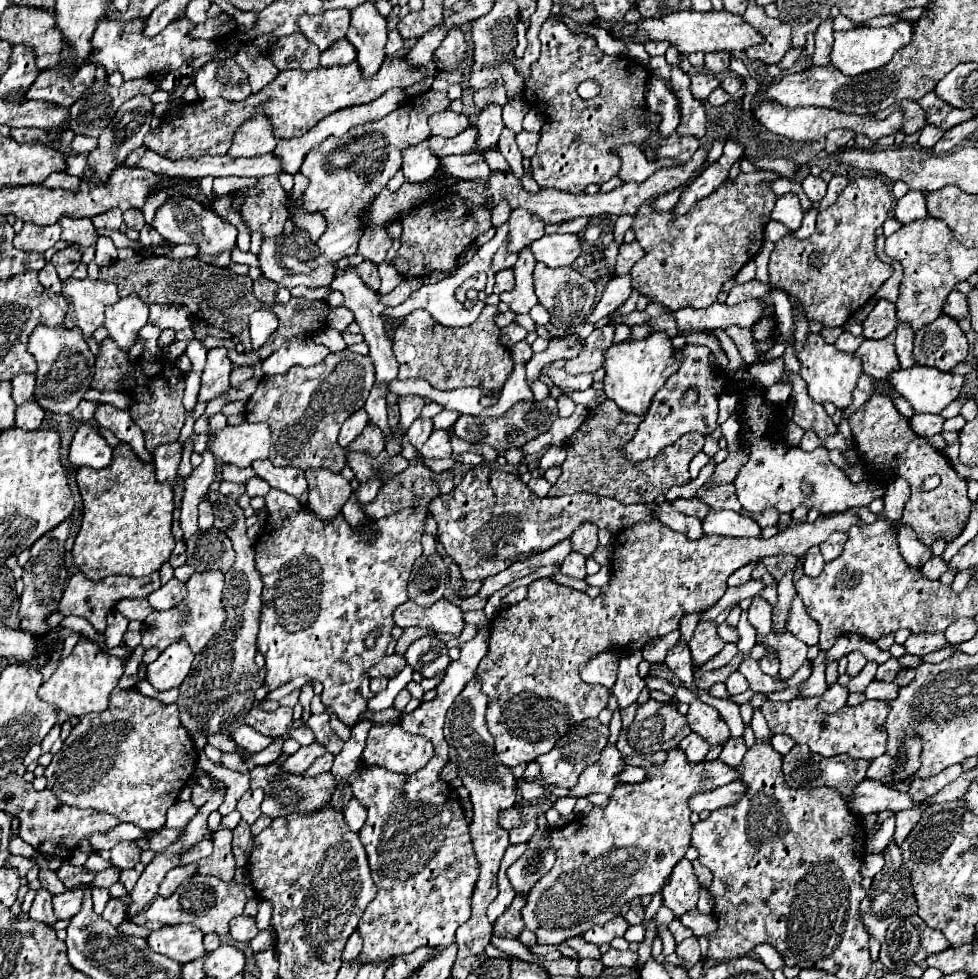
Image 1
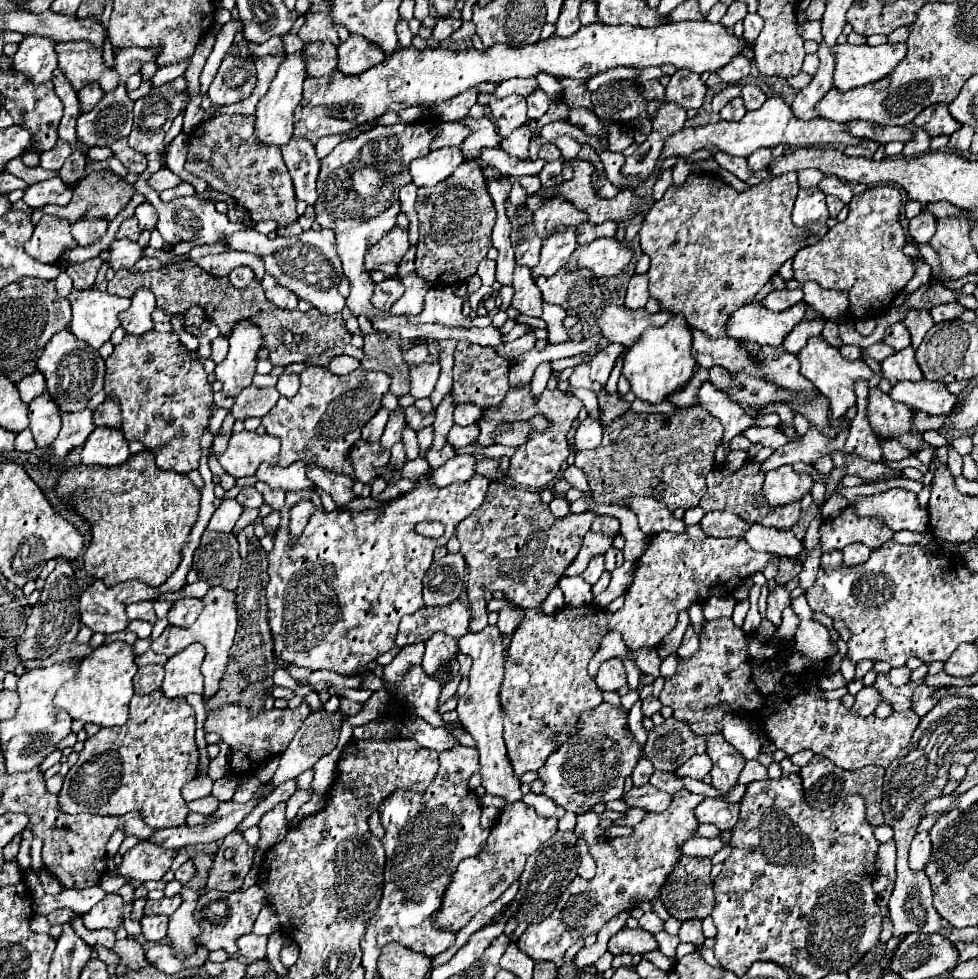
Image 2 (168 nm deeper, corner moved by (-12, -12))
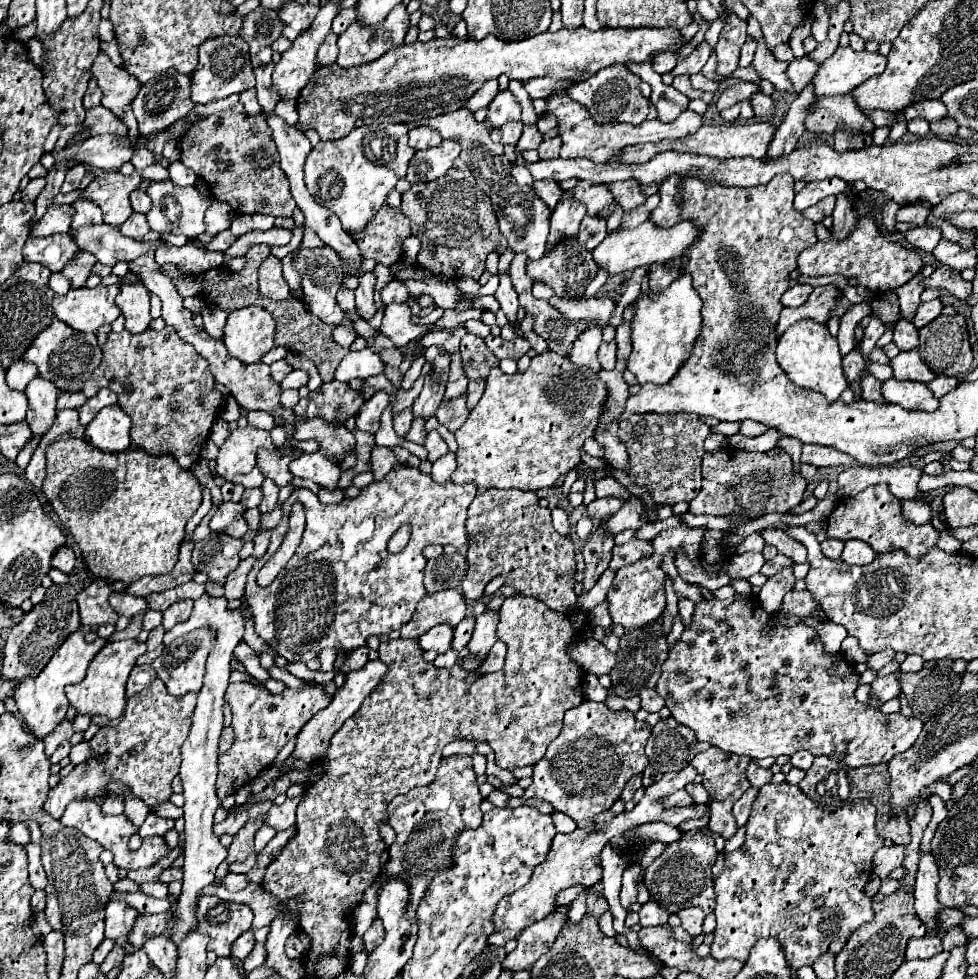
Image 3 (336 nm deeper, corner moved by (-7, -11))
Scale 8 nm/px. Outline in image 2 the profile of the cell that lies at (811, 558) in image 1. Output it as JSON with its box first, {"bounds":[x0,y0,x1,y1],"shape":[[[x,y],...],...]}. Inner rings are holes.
{"bounds":[821,550,843,568],"shape":[[[829,550],[829,552],[823,552],[821,556],[821,566],[823,568],[835,568],[843,562],[843,552],[841,550]]]}

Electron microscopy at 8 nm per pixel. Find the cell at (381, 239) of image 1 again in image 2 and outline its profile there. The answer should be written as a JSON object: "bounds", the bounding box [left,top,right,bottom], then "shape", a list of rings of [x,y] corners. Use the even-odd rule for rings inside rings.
{"bounds":[365,226,409,272],"shape":[[[395,226],[377,244],[373,244],[373,248],[369,248],[369,252],[365,254],[365,268],[373,272],[377,264],[383,264],[383,262],[397,264],[405,256],[407,250],[409,250],[407,230]]]}

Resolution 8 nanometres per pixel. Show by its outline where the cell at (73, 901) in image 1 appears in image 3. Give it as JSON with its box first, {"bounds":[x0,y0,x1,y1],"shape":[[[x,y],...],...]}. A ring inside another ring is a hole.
{"bounds":[104,901,138,941],"shape":[[[110,901],[106,907],[106,917],[104,917],[104,925],[106,925],[106,937],[118,941],[124,939],[128,935],[128,931],[132,929],[132,923],[138,915],[138,911],[126,903],[120,901]]]}

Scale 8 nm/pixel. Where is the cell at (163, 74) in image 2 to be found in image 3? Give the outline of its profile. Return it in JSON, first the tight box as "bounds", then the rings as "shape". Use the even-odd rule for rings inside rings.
{"bounds":[102,43,124,69],"shape":[[[102,43],[102,49],[104,49],[104,53],[108,53],[108,57],[116,67],[123,67],[124,69],[122,55],[120,55],[120,49],[116,43]]]}

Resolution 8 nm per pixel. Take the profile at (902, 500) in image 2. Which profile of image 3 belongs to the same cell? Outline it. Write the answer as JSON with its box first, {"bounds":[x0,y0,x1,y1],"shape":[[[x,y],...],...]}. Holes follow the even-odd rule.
{"bounds":[902,499,932,525],"shape":[[[902,499],[902,515],[908,523],[926,525],[932,523],[932,507],[928,503],[918,503],[912,499]]]}

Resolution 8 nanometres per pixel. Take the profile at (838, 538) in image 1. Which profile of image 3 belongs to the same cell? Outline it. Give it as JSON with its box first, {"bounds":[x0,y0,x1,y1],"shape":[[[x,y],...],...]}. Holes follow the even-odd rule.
{"bounds":[842,541,876,565],"shape":[[[846,541],[842,551],[842,561],[850,565],[868,565],[872,563],[872,557],[876,557],[874,549],[864,541]]]}

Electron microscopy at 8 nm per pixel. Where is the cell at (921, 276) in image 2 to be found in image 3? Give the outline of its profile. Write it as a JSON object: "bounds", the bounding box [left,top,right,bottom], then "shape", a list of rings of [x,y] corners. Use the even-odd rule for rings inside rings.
{"bounds":[894,273,924,321],"shape":[[[918,273],[914,279],[910,279],[906,285],[902,285],[902,287],[898,287],[894,293],[898,295],[898,299],[900,299],[900,311],[902,311],[902,315],[904,315],[904,319],[908,319],[908,321],[914,321],[914,317],[916,317],[916,309],[920,307],[920,293],[924,291],[924,287],[920,285],[920,281],[922,281],[922,273]]]}

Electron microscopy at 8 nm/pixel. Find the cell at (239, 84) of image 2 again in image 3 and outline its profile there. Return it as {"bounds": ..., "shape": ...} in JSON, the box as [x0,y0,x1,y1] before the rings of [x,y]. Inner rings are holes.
{"bounds":[192,35,254,103],"shape":[[[224,35],[208,39],[200,45],[198,67],[192,77],[192,101],[194,103],[210,103],[214,99],[224,99],[232,93],[242,93],[254,87],[252,63],[248,59],[248,43],[244,43],[236,35]]]}

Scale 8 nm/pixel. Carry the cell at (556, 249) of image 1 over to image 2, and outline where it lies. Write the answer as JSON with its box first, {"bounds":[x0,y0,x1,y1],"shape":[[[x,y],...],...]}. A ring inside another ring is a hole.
{"bounds":[565,238,635,276],"shape":[[[599,238],[591,244],[579,246],[565,268],[589,268],[595,276],[619,276],[633,260],[635,250],[617,238]]]}

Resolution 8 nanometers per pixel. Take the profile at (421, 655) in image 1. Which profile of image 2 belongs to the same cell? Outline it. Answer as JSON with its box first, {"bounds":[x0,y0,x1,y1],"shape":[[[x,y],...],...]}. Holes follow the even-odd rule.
{"bounds":[421,634,457,678],"shape":[[[437,634],[437,636],[431,636],[425,642],[425,646],[427,646],[427,650],[425,650],[425,656],[423,656],[423,664],[421,666],[431,676],[445,678],[447,676],[447,670],[443,670],[439,674],[439,668],[445,664],[445,660],[449,656],[457,654],[457,640],[453,640],[451,636],[445,636],[445,634]]]}

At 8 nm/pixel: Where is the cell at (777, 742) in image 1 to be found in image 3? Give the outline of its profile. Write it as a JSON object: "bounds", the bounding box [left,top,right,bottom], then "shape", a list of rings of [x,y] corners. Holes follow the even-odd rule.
{"bounds":[790,751,814,769],"shape":[[[796,751],[792,757],[790,757],[790,763],[794,765],[794,767],[800,767],[800,769],[808,769],[810,765],[812,765],[812,759],[814,759],[814,755],[810,753],[810,751]]]}

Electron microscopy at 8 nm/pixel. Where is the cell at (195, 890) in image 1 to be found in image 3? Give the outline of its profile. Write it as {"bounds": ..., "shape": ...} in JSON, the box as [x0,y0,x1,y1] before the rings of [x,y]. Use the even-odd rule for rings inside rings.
{"bounds":[196,895,252,957],"shape":[[[204,895],[204,897],[200,897],[196,913],[198,913],[196,917],[200,919],[200,923],[198,923],[200,933],[206,933],[210,937],[208,951],[214,951],[218,957],[230,957],[232,943],[244,931],[248,931],[250,925],[252,925],[252,909],[248,905],[238,905],[238,903],[232,903],[232,901],[222,901],[216,895]]]}

